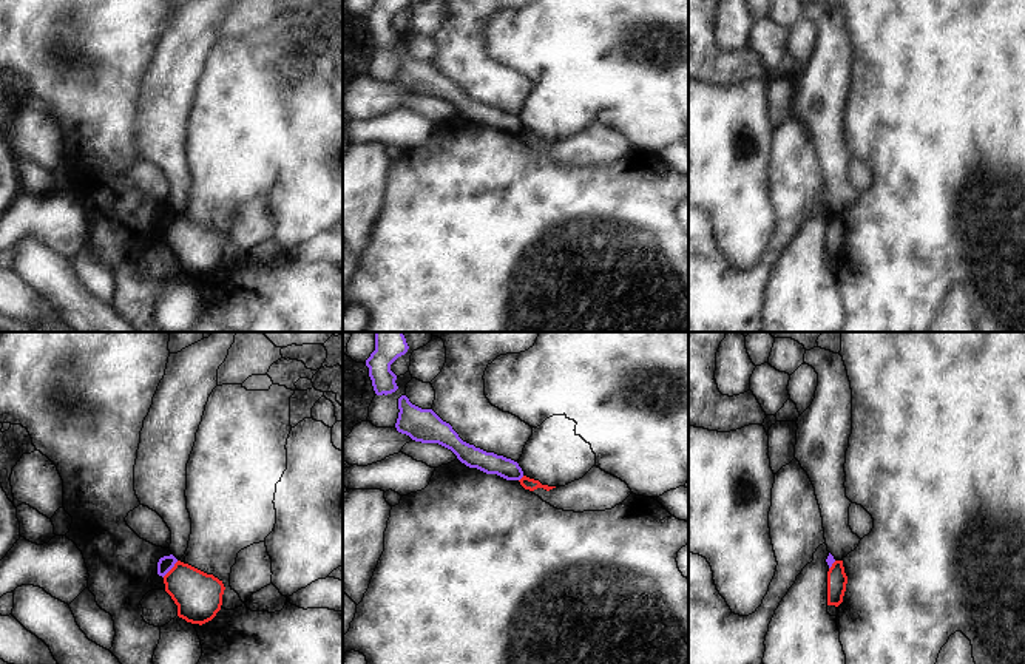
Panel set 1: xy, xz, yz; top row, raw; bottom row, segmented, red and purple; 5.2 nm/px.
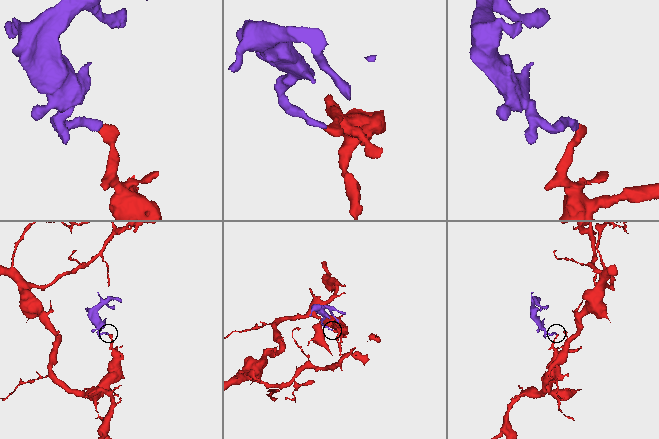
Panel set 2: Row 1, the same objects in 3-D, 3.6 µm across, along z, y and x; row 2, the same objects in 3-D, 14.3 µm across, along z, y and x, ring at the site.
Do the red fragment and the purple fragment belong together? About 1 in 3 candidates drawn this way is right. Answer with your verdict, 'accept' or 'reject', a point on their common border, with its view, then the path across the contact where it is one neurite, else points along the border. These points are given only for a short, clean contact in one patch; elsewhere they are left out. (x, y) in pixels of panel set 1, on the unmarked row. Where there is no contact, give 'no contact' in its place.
reject; meets red in xy at (172, 223); border along xy (178, 215), (162, 230)

